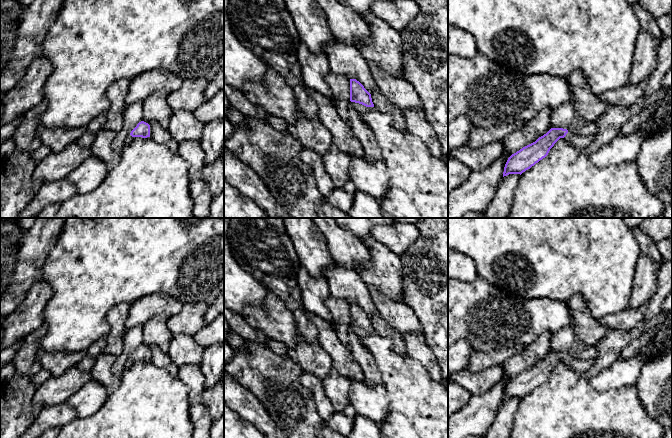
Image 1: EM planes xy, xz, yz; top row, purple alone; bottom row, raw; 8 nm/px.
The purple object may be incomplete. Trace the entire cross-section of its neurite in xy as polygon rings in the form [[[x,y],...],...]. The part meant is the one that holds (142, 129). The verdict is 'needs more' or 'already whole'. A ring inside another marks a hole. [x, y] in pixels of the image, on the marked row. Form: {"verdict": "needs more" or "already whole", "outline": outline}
{"verdict": "needs more", "outline": [[[144,121],[139,122],[125,139],[125,144],[130,144],[135,137],[150,137],[150,125]]]}

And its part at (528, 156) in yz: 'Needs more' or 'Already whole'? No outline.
Needs more

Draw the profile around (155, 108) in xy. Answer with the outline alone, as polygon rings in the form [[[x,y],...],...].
[[[159,92],[146,98],[143,102],[143,121],[151,125],[159,123],[167,128],[173,111],[167,104],[168,93]]]

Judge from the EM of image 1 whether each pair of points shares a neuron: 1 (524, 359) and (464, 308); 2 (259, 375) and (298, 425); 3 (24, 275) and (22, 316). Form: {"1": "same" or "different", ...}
{"1": "different", "2": "same", "3": "different"}

